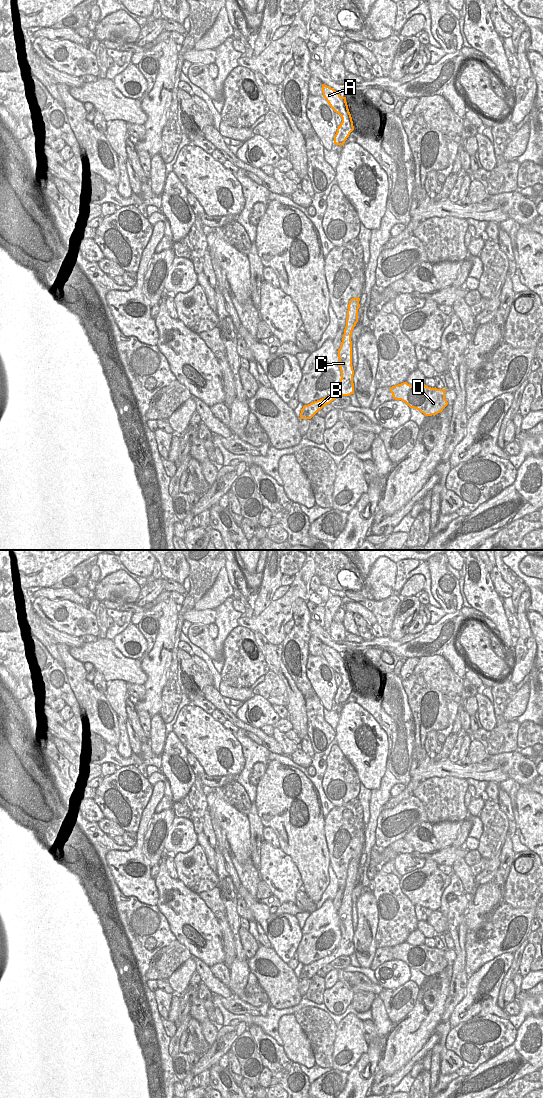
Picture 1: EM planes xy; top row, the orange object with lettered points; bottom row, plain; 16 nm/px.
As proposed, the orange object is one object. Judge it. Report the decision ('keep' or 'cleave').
keep

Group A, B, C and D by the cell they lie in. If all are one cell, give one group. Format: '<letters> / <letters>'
A B C D

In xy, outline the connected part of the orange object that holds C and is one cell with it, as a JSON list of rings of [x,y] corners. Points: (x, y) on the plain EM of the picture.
[[[355,857],[349,861],[347,870],[346,886],[338,912],[341,939],[332,953],[320,960],[304,965],[301,969],[299,979],[311,979],[319,970],[340,956],[350,956],[354,954],[352,926],[352,901],[351,895],[356,883],[358,882],[358,869],[360,858]]]

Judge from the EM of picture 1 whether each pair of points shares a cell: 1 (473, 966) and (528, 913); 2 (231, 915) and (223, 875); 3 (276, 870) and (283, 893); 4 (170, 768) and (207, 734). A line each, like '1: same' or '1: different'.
1: same
2: same
3: same
4: different

